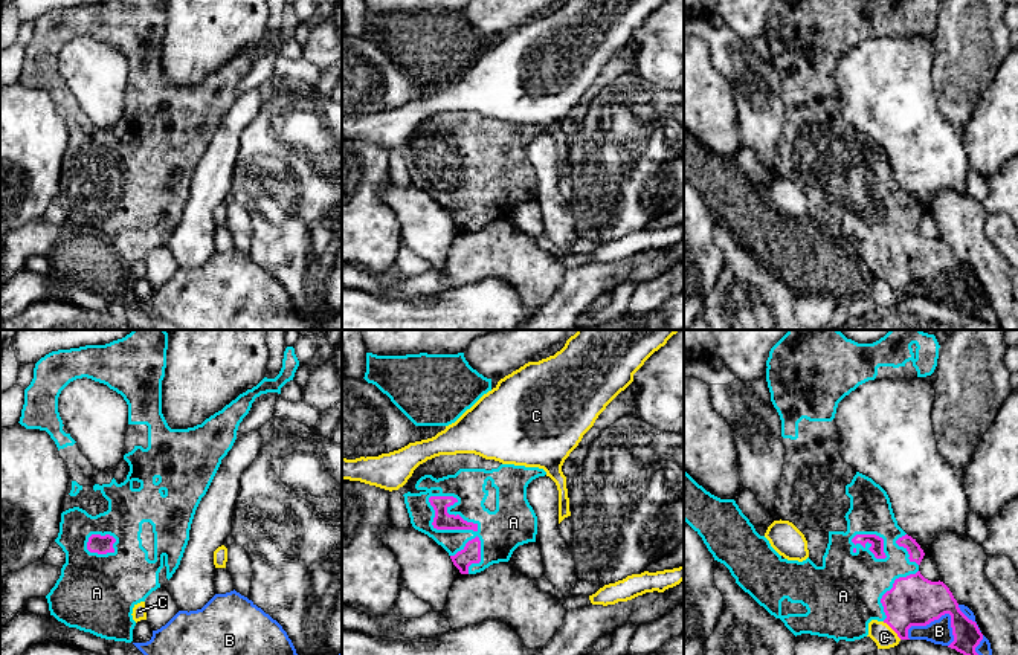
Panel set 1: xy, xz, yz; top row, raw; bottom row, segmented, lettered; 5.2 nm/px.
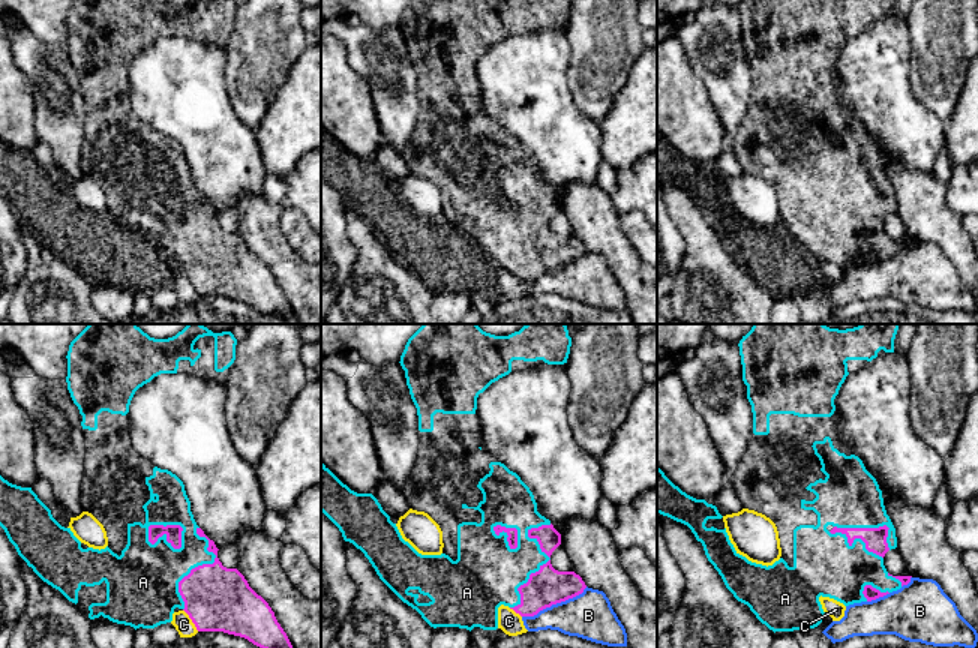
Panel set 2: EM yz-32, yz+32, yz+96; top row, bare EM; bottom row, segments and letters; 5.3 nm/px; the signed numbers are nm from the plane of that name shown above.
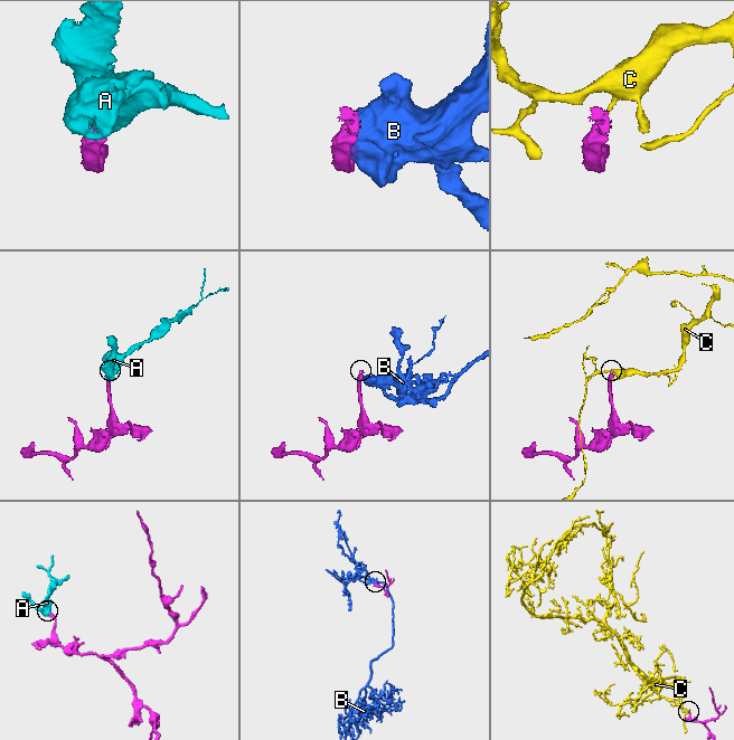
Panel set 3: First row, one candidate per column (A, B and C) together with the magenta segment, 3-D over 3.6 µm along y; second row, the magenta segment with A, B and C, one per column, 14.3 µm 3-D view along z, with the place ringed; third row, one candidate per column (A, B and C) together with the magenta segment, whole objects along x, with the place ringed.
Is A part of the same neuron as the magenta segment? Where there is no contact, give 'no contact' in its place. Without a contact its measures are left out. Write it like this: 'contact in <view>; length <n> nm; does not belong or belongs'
contact in xz; length 320 nm; belongs

